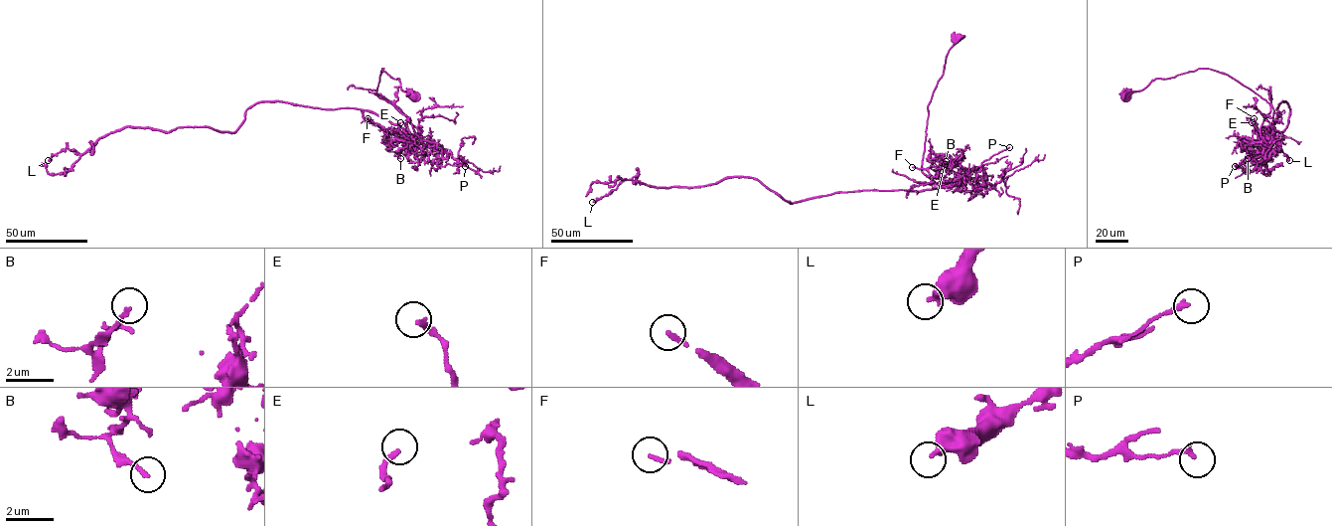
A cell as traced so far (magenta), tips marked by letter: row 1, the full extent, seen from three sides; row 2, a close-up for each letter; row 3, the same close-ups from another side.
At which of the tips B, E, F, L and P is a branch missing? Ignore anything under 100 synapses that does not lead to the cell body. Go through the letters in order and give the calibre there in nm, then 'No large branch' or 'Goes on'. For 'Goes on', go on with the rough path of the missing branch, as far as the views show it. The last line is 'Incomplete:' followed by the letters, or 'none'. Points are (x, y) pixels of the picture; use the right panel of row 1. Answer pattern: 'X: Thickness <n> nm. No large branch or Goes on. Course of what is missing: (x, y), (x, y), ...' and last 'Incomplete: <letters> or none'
B: Thickness 170 nm. No large branch
E: Thickness 240 nm. No large branch
F: Thickness 190 nm. Goes on. Course of what is missing: (1254, 118), (1244, 108), (1240, 96), (1232, 99)
L: Thickness 360 nm. No large branch
P: Thickness 220 nm. No large branch
Incomplete: F

